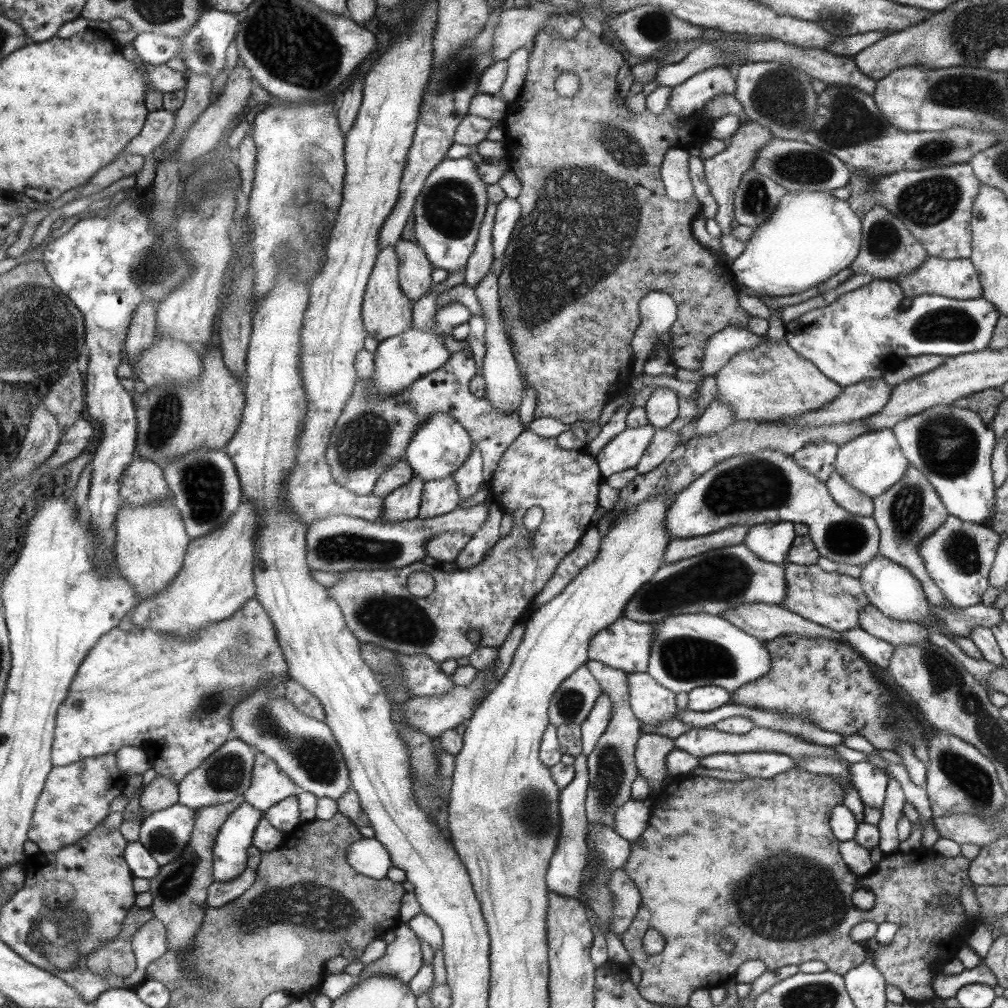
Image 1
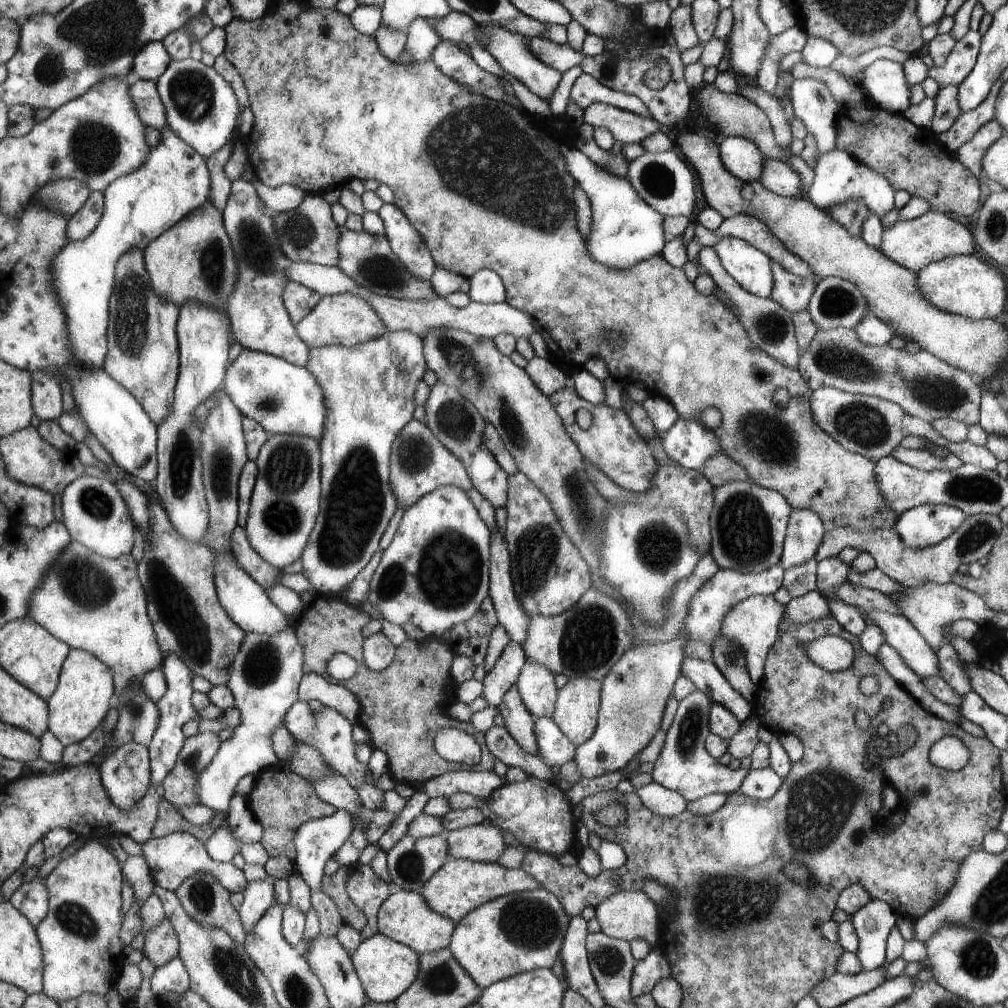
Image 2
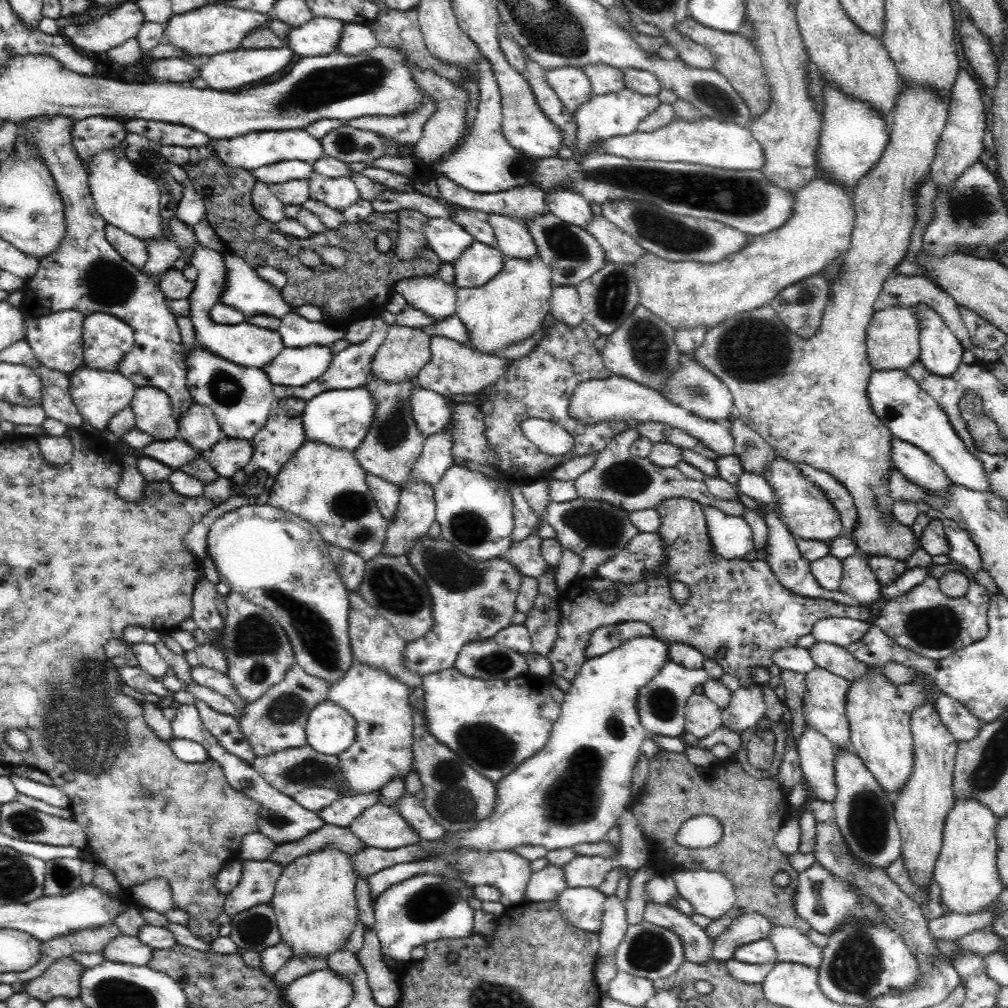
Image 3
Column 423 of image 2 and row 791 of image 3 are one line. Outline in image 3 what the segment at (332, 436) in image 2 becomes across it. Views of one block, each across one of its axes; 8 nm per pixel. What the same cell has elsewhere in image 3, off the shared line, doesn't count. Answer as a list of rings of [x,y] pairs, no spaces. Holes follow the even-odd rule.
[[[354,662],[352,668],[349,668],[340,680],[329,685],[328,699],[348,711],[356,722],[356,740],[348,750],[344,750],[337,757],[343,790],[368,795],[383,788],[392,778],[401,776],[406,779],[412,772],[416,772],[411,752],[414,717],[410,705],[411,690],[406,683],[400,682],[400,679],[392,678],[388,671],[376,670],[376,667],[365,666],[364,663],[358,662]]]

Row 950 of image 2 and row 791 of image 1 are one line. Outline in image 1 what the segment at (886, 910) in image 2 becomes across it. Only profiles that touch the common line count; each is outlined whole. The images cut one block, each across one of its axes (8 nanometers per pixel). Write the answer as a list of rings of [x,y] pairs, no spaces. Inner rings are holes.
[[[866,760],[847,763],[846,771],[861,802],[879,809],[884,799],[888,775],[884,774],[883,770],[871,766]]]

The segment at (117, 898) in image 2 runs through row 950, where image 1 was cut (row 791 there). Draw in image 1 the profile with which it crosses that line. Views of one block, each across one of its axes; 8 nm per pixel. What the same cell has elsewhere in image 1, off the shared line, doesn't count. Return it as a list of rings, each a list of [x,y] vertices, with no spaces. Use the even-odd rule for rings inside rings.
[[[116,752],[94,756],[69,766],[55,766],[36,806],[29,841],[37,844],[42,853],[60,852],[80,843],[110,816],[112,802],[123,795],[125,788],[127,777],[120,769]]]

